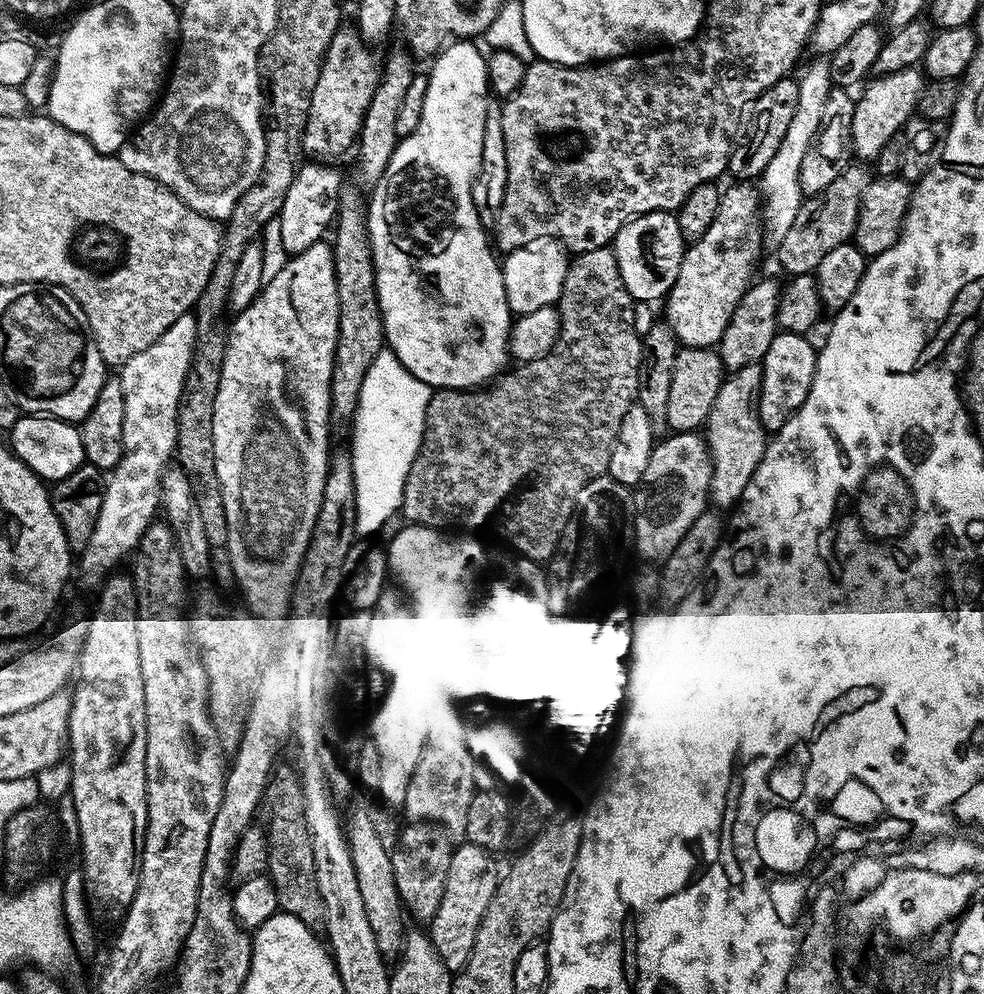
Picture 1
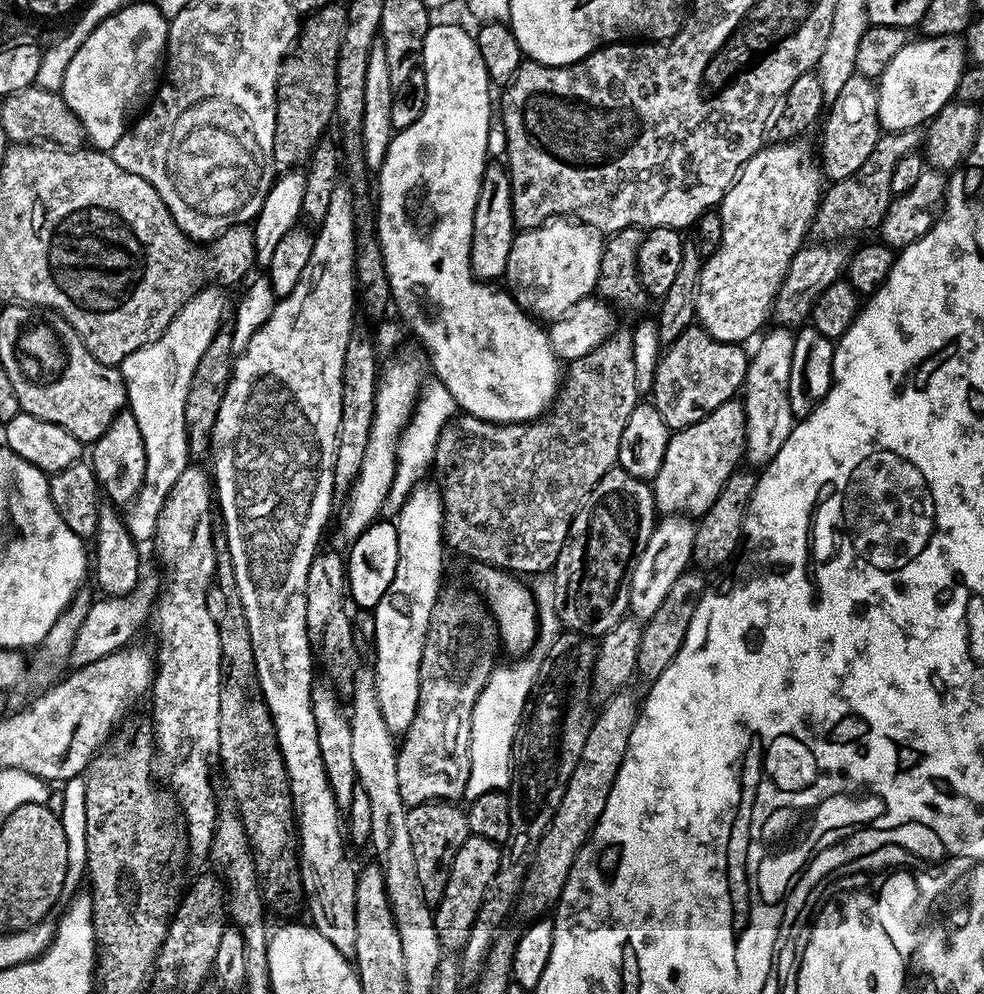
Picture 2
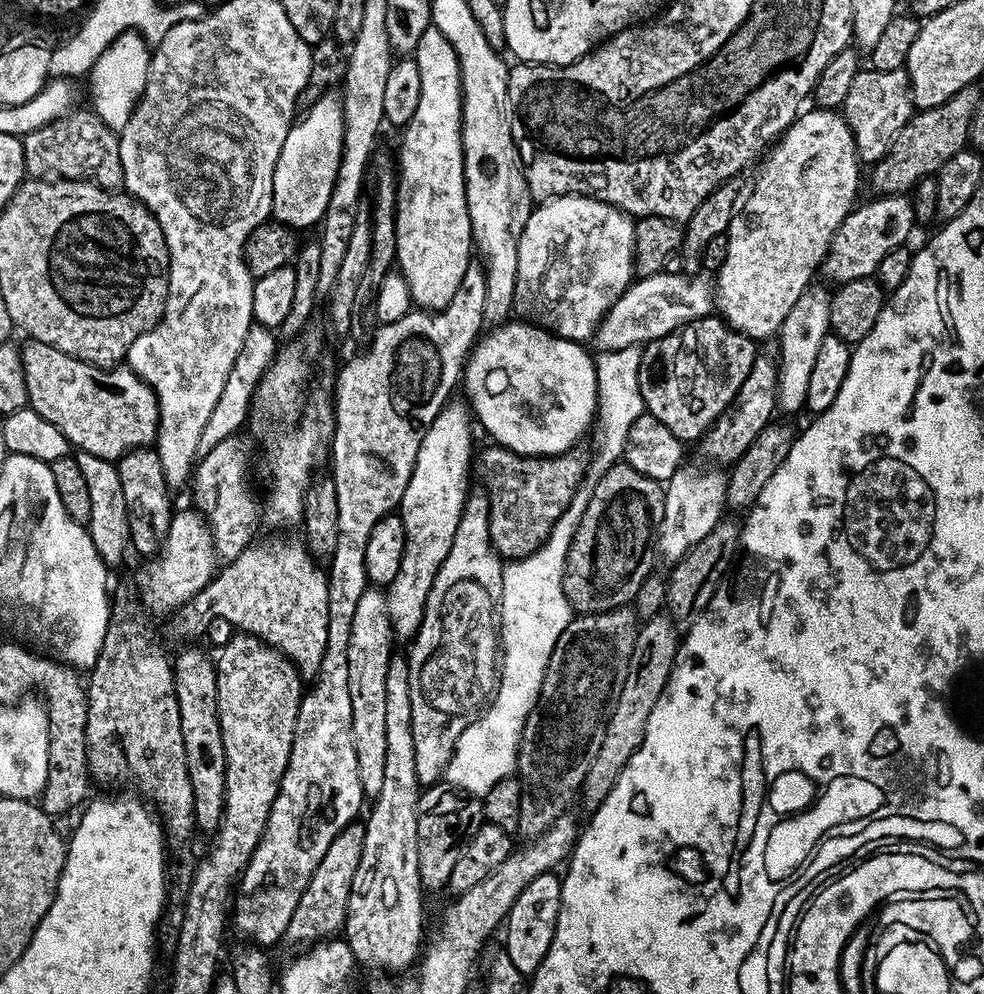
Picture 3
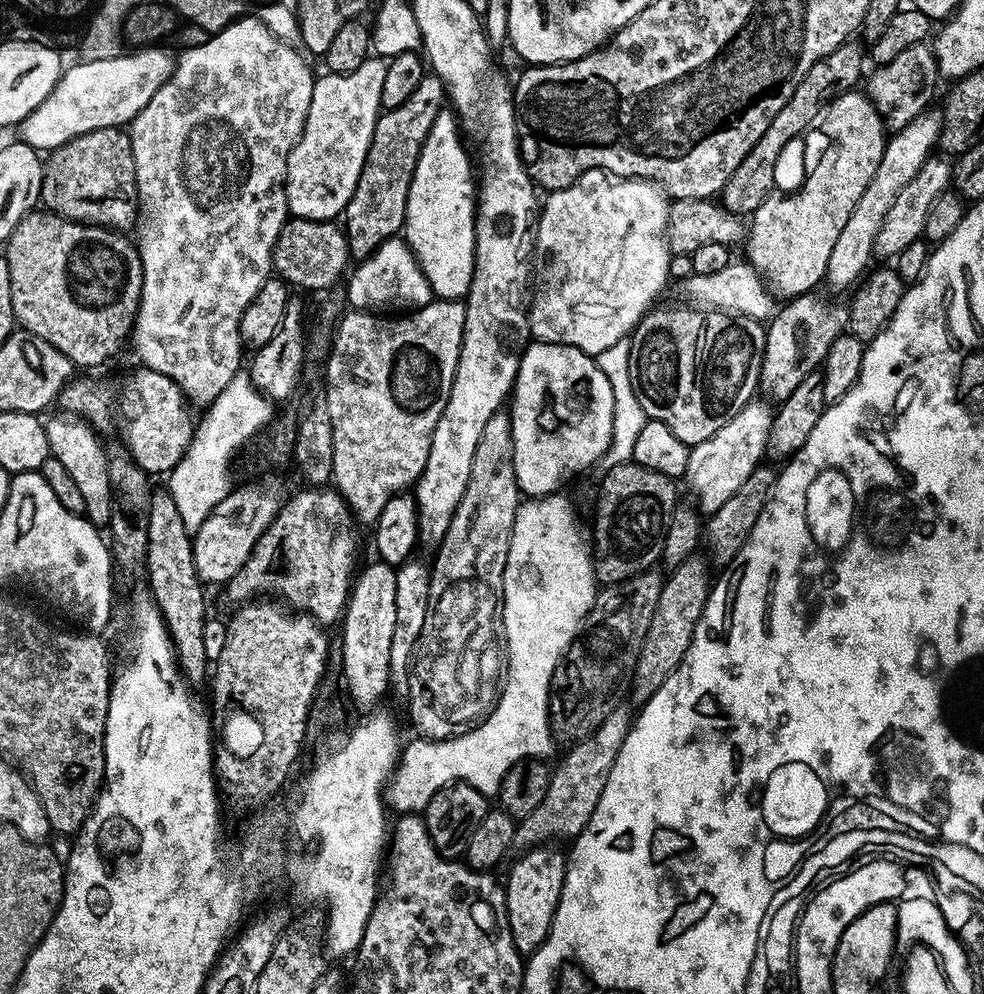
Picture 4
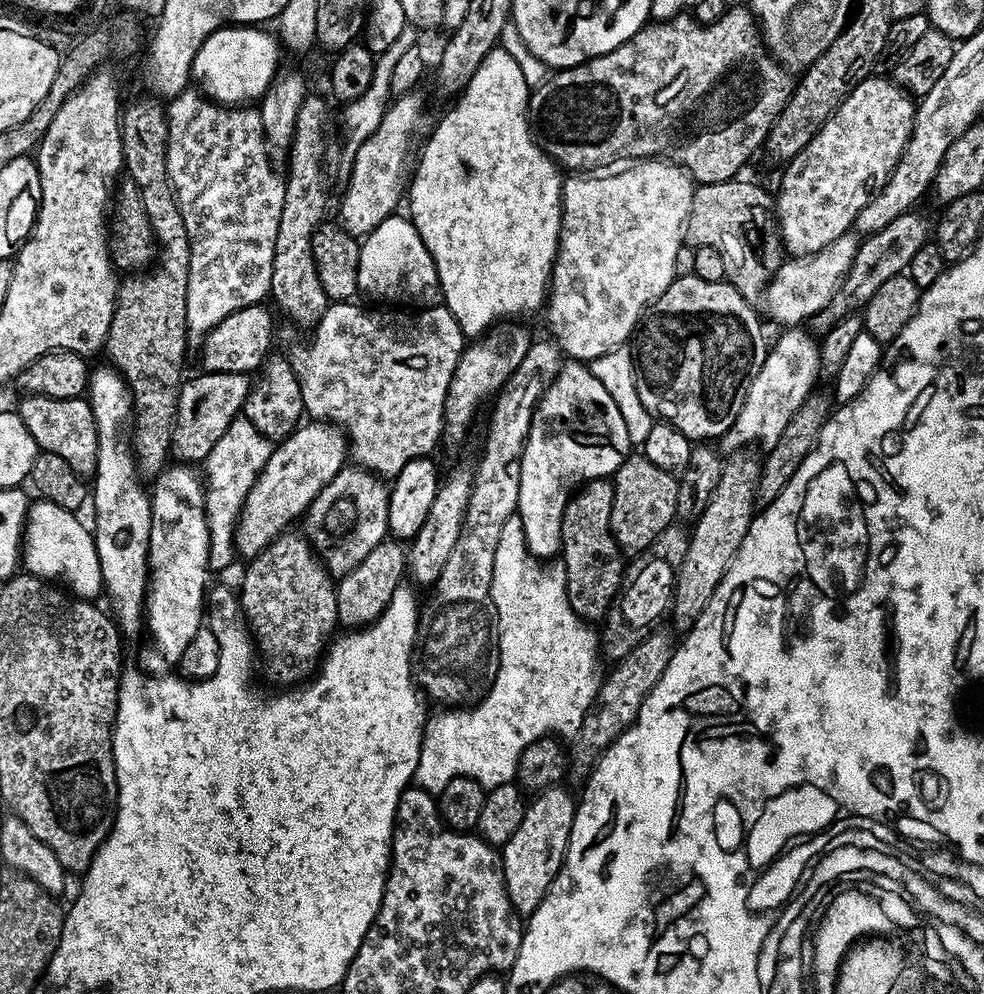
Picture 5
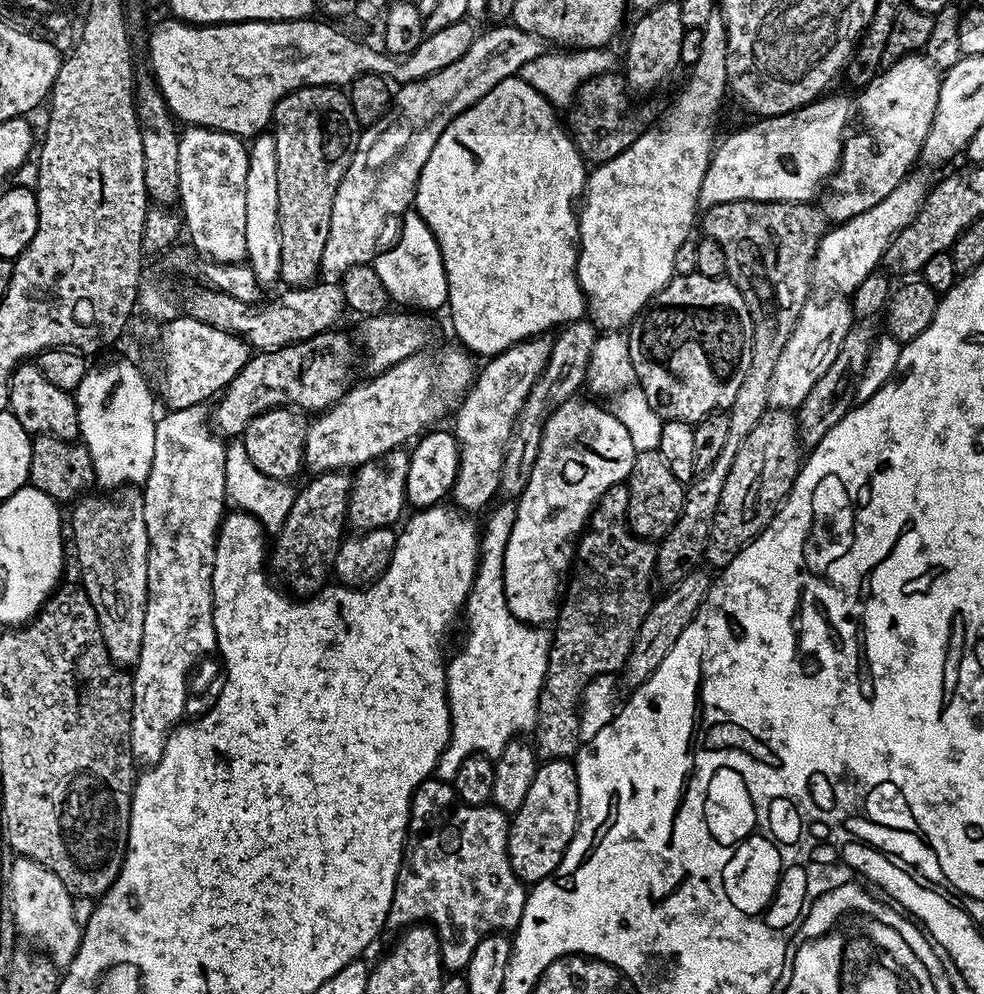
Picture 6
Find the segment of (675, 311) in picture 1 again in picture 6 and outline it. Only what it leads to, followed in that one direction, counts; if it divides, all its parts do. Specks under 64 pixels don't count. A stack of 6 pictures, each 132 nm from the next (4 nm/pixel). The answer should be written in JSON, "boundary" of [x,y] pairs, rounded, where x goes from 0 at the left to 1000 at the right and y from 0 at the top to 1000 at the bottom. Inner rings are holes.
{"boundary":[[[932,54],[901,65],[890,73],[883,85],[873,90],[874,121],[878,124],[878,133],[871,137],[863,136],[859,140],[858,150],[854,153],[854,166],[841,178],[832,194],[831,208],[836,213],[838,222],[857,223],[876,215],[876,211],[884,211],[884,207],[892,207],[892,203],[901,199],[930,170],[927,168],[935,161],[941,135],[945,135],[945,127],[949,123],[956,79],[956,73],[943,61],[943,57]]]}

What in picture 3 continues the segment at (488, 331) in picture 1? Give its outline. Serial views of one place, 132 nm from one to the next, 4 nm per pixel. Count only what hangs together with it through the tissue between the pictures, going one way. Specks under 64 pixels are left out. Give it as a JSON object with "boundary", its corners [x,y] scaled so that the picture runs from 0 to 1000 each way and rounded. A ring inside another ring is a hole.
{"boundary":[[[441,27],[429,34],[429,42],[421,53],[421,59],[428,70],[428,99],[419,121],[410,130],[411,142],[407,145],[407,157],[404,153],[402,266],[405,277],[417,288],[420,303],[428,311],[435,312],[440,309],[439,282],[445,293],[458,296],[470,284],[482,246],[472,194],[472,156],[467,150],[467,65],[457,42],[453,42],[450,34]],[[524,320],[519,324],[509,325],[500,335],[489,337],[484,343],[473,367],[470,375],[471,389],[476,389],[475,401],[478,403],[479,409],[482,411],[483,422],[501,439],[503,446],[510,451],[517,451],[519,455],[524,455],[527,459],[571,459],[582,454],[581,451],[593,439],[593,434],[603,430],[606,422],[606,364],[600,357],[592,345],[584,342],[573,342],[570,338],[565,338],[561,334],[557,334],[554,330],[545,329],[544,325],[534,324],[532,321]]]}

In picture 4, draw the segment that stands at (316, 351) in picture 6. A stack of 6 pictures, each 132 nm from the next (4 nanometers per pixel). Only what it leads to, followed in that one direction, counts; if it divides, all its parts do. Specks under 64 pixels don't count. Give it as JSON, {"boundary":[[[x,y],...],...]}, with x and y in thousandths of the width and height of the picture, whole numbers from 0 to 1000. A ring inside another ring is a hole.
{"boundary":[[[145,368],[139,369],[138,379],[130,386],[126,394],[126,419],[130,424],[126,427],[126,447],[129,458],[139,467],[144,474],[151,477],[170,477],[174,475],[195,445],[197,434],[196,411],[187,400],[187,393],[180,388],[169,376],[161,376],[161,372],[152,372]]]}

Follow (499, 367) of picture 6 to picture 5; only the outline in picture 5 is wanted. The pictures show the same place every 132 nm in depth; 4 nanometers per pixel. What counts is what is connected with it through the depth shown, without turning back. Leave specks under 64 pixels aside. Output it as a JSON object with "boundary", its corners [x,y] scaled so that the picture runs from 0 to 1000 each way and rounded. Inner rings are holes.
{"boundary":[[[463,471],[448,482],[445,497],[441,497],[441,509],[437,509],[433,517],[433,525],[429,525],[425,537],[413,551],[413,575],[417,584],[419,579],[420,589],[442,589],[449,572],[453,570],[453,564],[465,545],[465,537],[470,537],[470,525],[480,496],[480,481],[481,476],[477,472],[475,475],[472,471]]]}

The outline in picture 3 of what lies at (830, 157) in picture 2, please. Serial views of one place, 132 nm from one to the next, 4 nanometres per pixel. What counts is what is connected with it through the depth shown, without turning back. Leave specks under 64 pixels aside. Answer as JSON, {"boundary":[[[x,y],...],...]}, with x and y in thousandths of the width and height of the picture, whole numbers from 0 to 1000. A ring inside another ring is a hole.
{"boundary":[[[879,67],[870,75],[868,82],[864,86],[864,91],[860,94],[856,116],[866,132],[875,166],[891,165],[907,150],[907,145],[913,139],[913,135],[929,116],[927,88],[923,81],[922,67],[913,70]]]}

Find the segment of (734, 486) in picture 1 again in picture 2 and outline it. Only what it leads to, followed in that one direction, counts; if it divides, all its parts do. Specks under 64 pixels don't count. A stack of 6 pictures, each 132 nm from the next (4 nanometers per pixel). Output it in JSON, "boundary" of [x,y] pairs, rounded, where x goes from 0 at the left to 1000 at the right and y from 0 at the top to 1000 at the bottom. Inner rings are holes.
{"boundary":[[[789,328],[786,331],[786,334],[769,348],[768,355],[763,355],[754,391],[756,454],[759,465],[769,469],[775,469],[789,460],[807,430],[803,383],[809,340],[800,329]]]}

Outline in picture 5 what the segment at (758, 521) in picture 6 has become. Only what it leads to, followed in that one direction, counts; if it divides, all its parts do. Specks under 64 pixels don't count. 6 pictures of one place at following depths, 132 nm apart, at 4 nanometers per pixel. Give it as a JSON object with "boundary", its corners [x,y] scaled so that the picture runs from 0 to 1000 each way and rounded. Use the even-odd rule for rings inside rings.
{"boundary":[[[749,453],[737,462],[736,476],[730,481],[730,489],[726,492],[726,501],[713,513],[713,517],[702,528],[699,541],[699,552],[697,561],[693,561],[693,569],[687,578],[687,593],[683,595],[683,610],[681,621],[687,627],[686,635],[691,638],[698,637],[699,633],[707,629],[707,624],[717,614],[722,602],[726,602],[726,594],[734,586],[738,573],[744,568],[744,563],[750,557],[750,549],[754,549],[754,541],[758,541],[758,533],[762,529],[765,519],[770,514],[768,502],[768,490],[772,484],[772,473],[774,470],[773,460],[767,459],[764,453]]]}

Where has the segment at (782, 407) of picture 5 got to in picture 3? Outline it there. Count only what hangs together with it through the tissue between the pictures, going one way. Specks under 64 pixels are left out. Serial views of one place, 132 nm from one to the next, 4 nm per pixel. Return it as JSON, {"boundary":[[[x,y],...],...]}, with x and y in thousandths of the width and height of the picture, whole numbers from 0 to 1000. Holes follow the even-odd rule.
{"boundary":[[[699,470],[689,472],[677,485],[675,493],[675,516],[667,550],[670,562],[679,563],[680,568],[689,566],[706,547],[713,545],[738,515],[739,478],[735,474],[714,475],[711,471]]]}

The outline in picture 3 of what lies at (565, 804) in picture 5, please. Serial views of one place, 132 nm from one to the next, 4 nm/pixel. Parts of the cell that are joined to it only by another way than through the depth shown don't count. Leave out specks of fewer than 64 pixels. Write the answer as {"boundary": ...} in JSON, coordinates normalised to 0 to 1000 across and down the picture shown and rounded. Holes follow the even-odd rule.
{"boundary":[[[564,876],[555,879],[547,879],[547,883],[540,885],[526,899],[522,911],[518,911],[518,920],[511,927],[510,939],[512,938],[511,961],[522,968],[522,973],[534,984],[544,982],[547,972],[559,960],[559,948],[563,948],[563,936],[567,932],[567,920],[571,907],[571,885]]]}

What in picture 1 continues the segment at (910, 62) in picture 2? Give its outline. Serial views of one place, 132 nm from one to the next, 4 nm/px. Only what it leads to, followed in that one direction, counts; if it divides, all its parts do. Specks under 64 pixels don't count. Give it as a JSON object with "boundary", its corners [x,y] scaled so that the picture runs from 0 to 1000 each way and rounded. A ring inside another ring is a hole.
{"boundary":[[[934,67],[913,70],[909,74],[890,76],[881,81],[879,91],[870,101],[866,124],[866,152],[875,162],[888,163],[895,151],[916,132],[915,129],[929,117],[935,97],[939,94],[941,76]]]}

